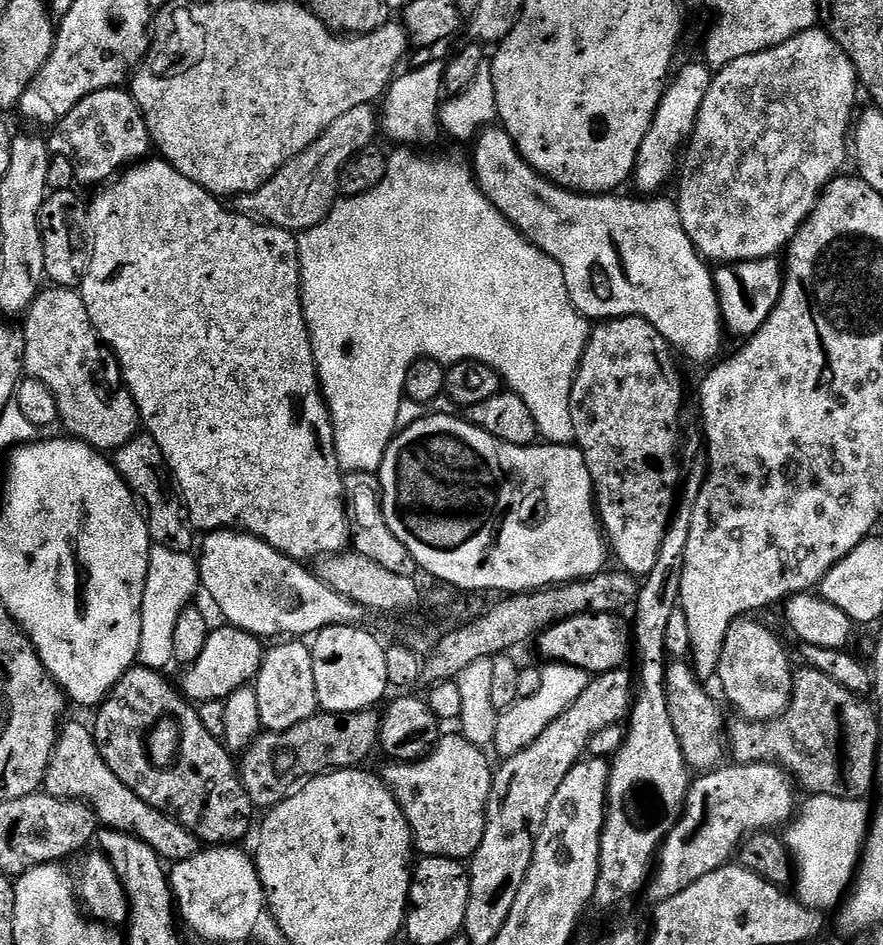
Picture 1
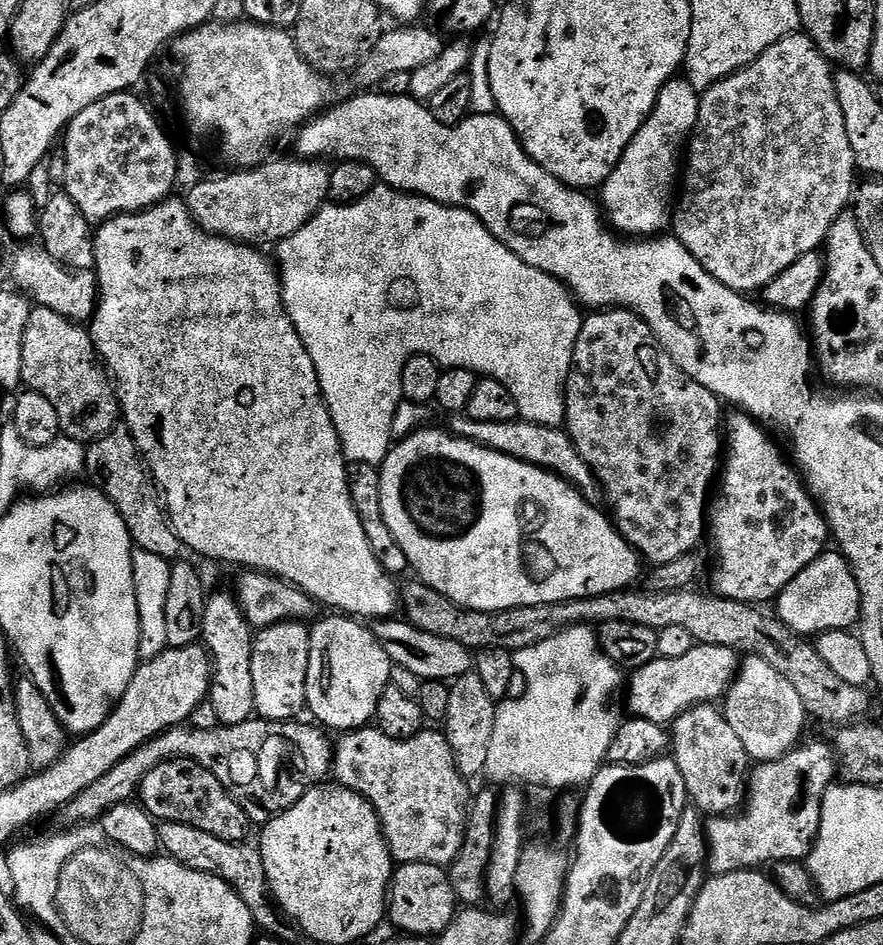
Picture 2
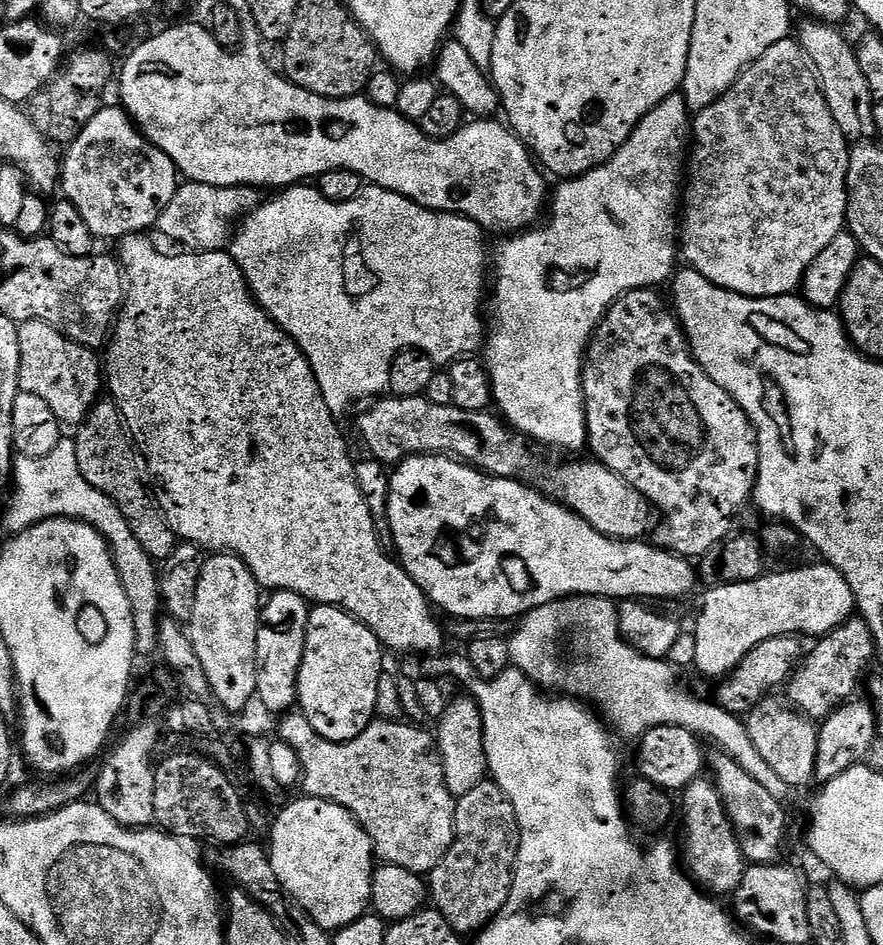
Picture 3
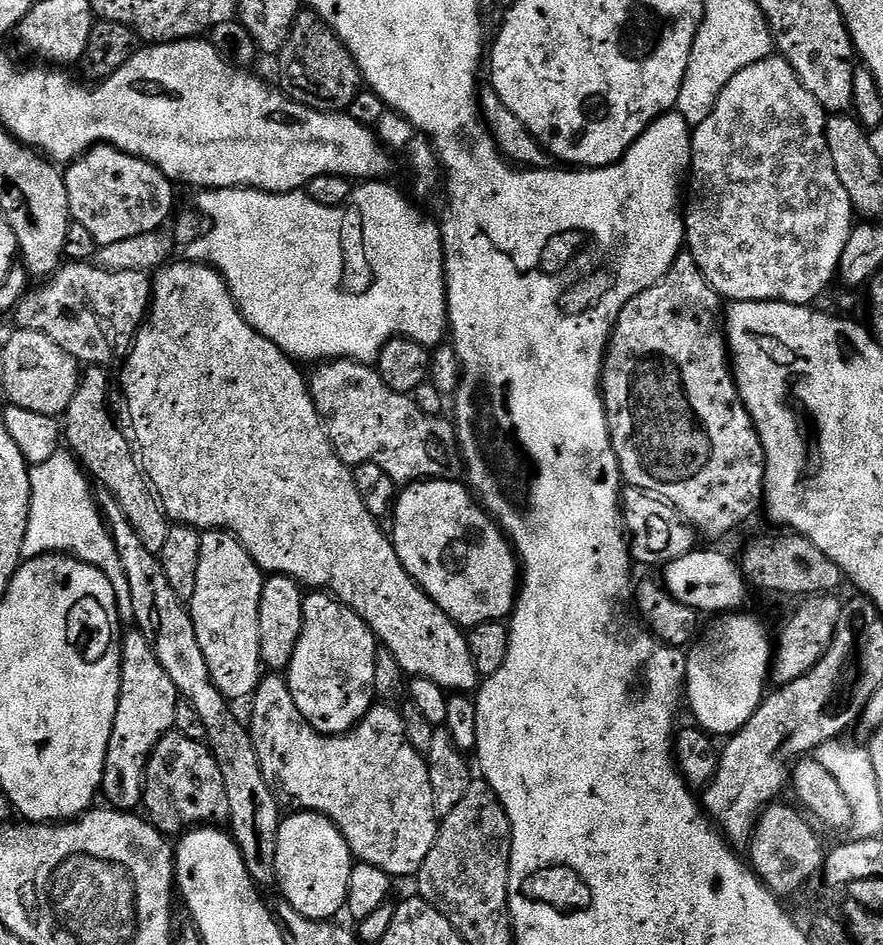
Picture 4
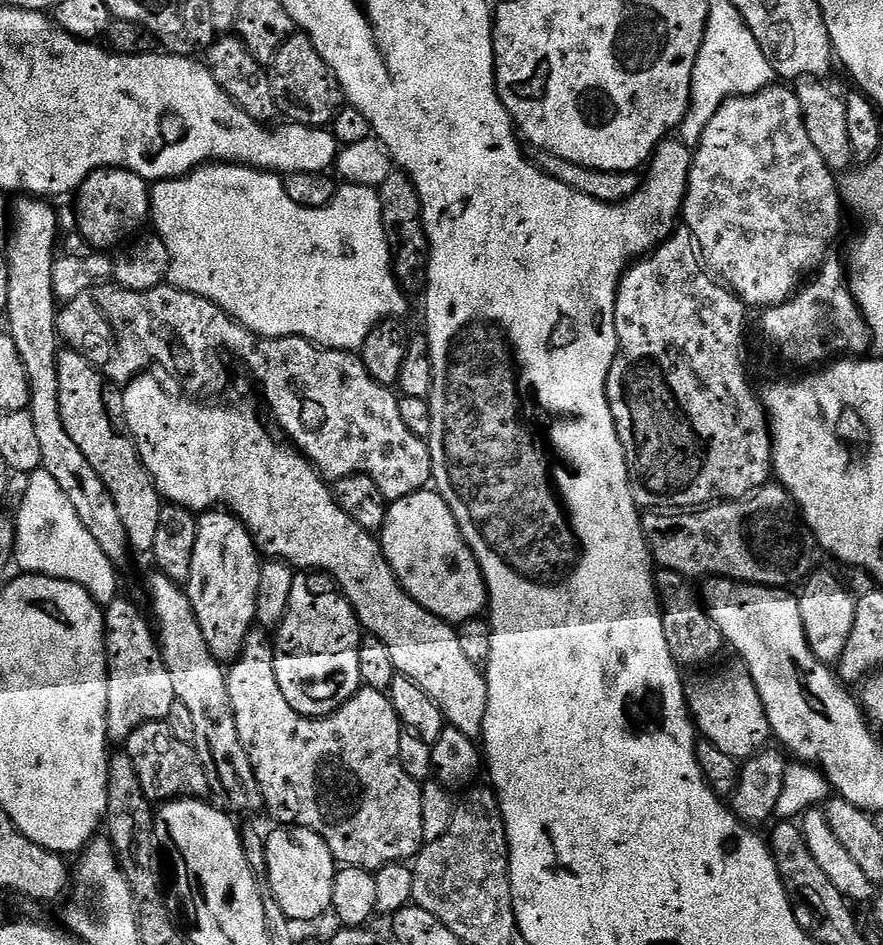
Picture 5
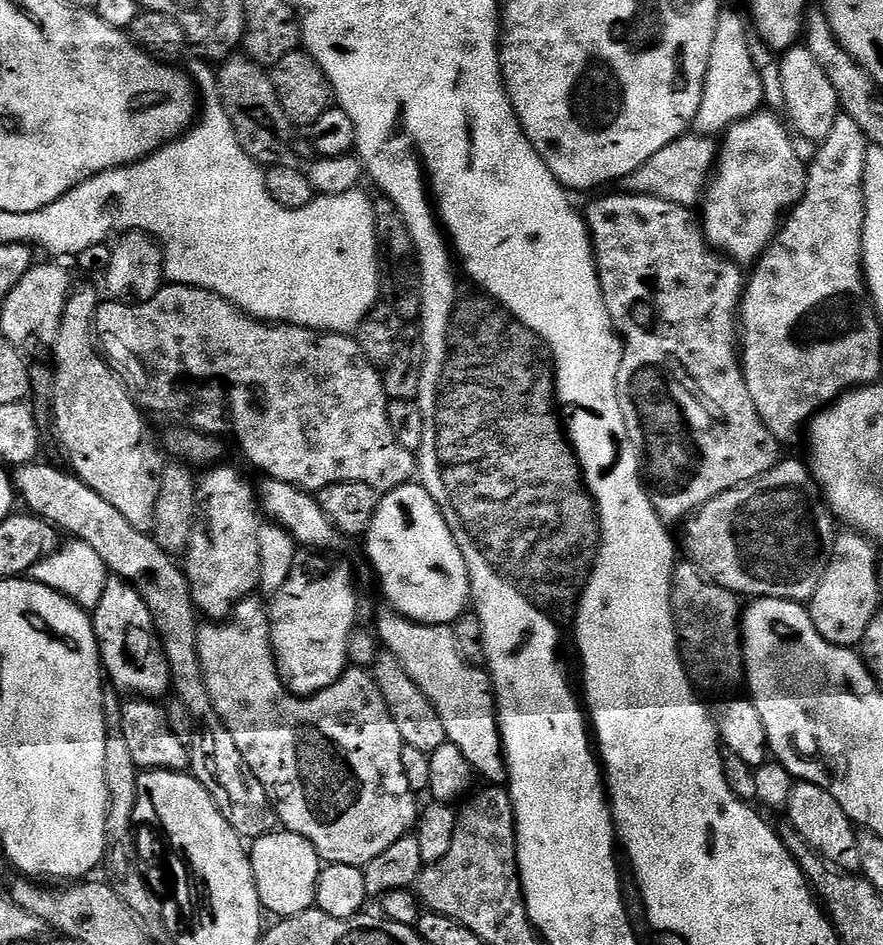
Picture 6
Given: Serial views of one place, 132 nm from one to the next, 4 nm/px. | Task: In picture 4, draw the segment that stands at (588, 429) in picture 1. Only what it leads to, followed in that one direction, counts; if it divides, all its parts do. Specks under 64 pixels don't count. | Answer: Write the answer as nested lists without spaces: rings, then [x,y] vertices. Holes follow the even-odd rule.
[[[681,251],[680,257],[670,266],[670,270],[654,286],[642,290],[622,310],[608,342],[608,351],[604,353],[602,369],[602,395],[604,397],[604,413],[608,415],[608,433],[612,439],[612,449],[620,463],[620,475],[631,487],[650,492],[661,500],[676,507],[677,512],[696,529],[697,533],[708,536],[724,536],[744,524],[751,518],[752,512],[761,511],[764,504],[764,447],[760,441],[758,430],[746,410],[736,388],[736,382],[730,367],[730,353],[726,343],[726,333],[721,320],[722,297],[716,293],[700,273],[698,262],[694,262],[692,253]]]

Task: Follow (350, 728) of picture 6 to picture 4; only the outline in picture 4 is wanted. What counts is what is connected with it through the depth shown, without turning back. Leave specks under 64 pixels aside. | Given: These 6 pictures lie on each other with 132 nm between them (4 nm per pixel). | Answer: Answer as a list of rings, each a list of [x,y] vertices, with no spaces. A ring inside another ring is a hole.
[[[268,674],[261,679],[250,697],[251,704],[250,731],[266,782],[278,790],[285,801],[288,799],[296,804],[292,806],[297,809],[319,812],[333,820],[359,863],[378,866],[378,870],[393,878],[415,877],[422,862],[426,862],[426,854],[430,854],[430,846],[434,846],[440,826],[428,762],[421,752],[410,746],[404,733],[403,715],[392,709],[395,707],[380,702],[356,723],[352,731],[342,736],[325,736],[323,732],[315,732],[296,709],[294,698],[288,693],[288,681],[280,674]]]

